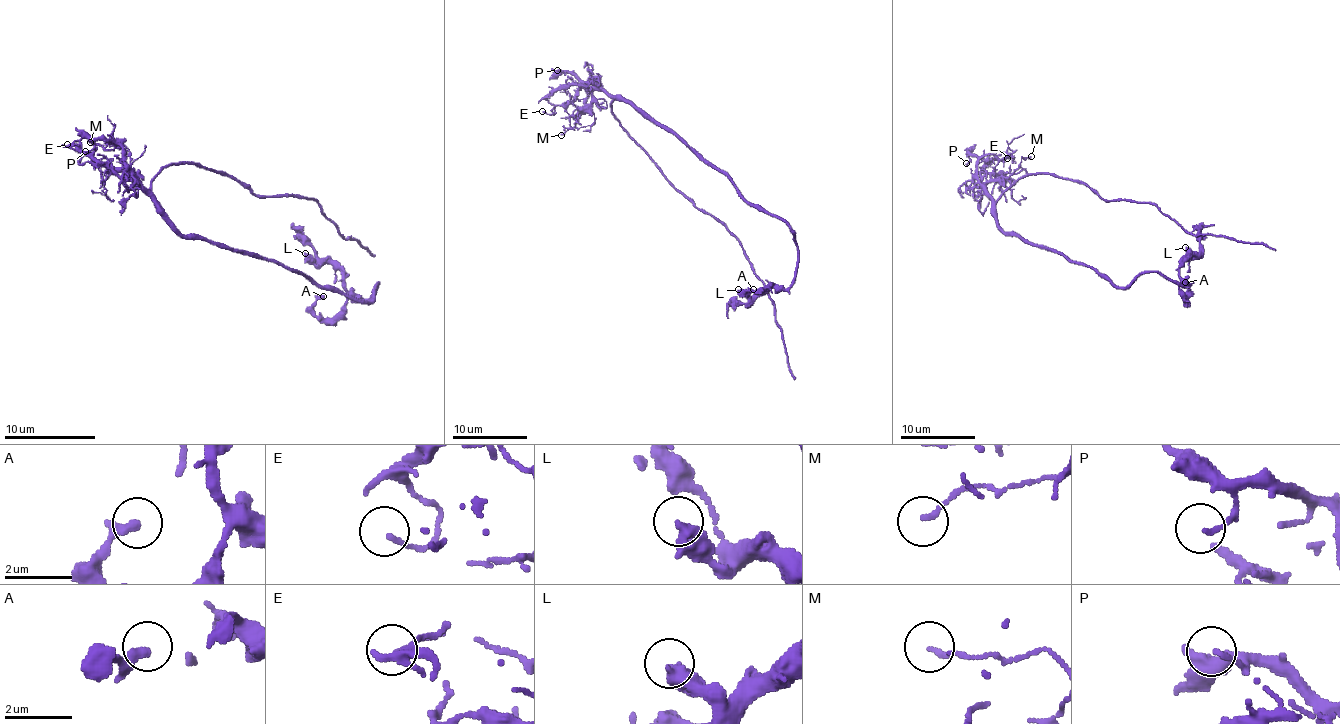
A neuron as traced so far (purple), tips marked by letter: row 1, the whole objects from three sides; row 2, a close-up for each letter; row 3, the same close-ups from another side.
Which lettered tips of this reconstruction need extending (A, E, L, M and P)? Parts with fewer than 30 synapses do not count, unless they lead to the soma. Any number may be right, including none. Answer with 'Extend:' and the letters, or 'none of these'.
Extend: none of these

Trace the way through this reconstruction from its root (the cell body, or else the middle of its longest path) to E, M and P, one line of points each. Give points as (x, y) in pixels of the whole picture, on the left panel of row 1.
E: (173, 223), (130, 180), (121, 180), (110, 169), (85, 155), (74, 144), (80, 137), (78, 142), (67, 144)
M: (173, 223), (128, 173), (130, 153), (121, 144), (90, 142)
P: (173, 223), (142, 185), (126, 162), (126, 153), (117, 144), (96, 139), (94, 146), (85, 151)

